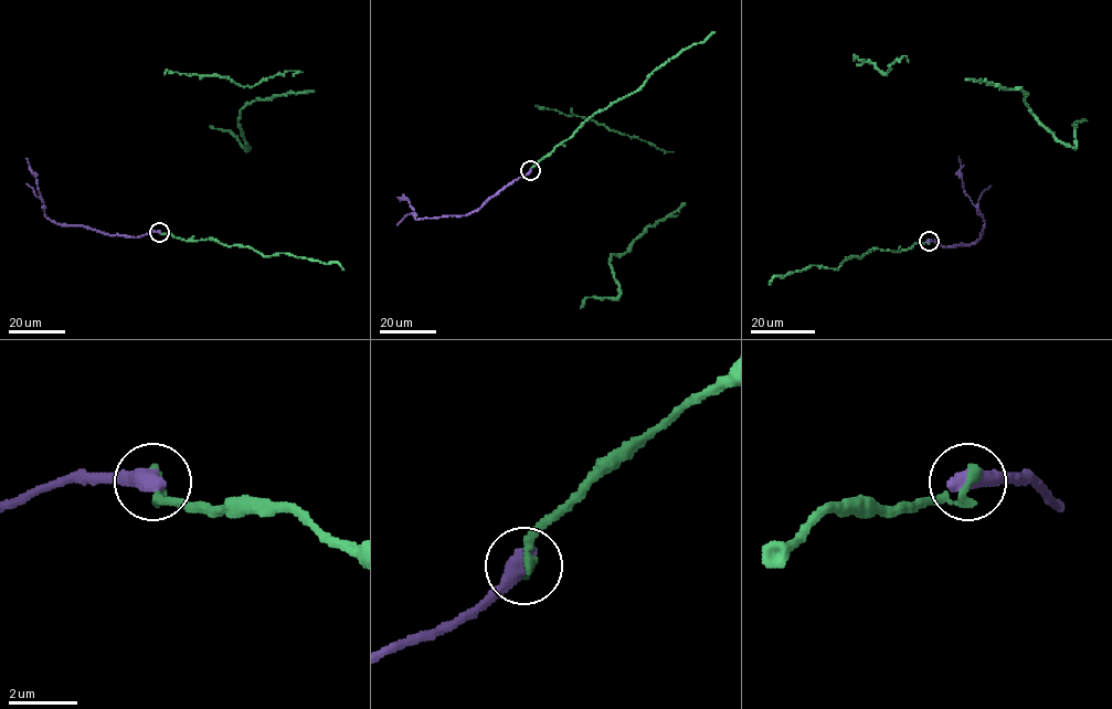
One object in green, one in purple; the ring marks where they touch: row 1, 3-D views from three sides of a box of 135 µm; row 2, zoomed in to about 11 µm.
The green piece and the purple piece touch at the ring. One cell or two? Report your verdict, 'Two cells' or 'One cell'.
One cell

